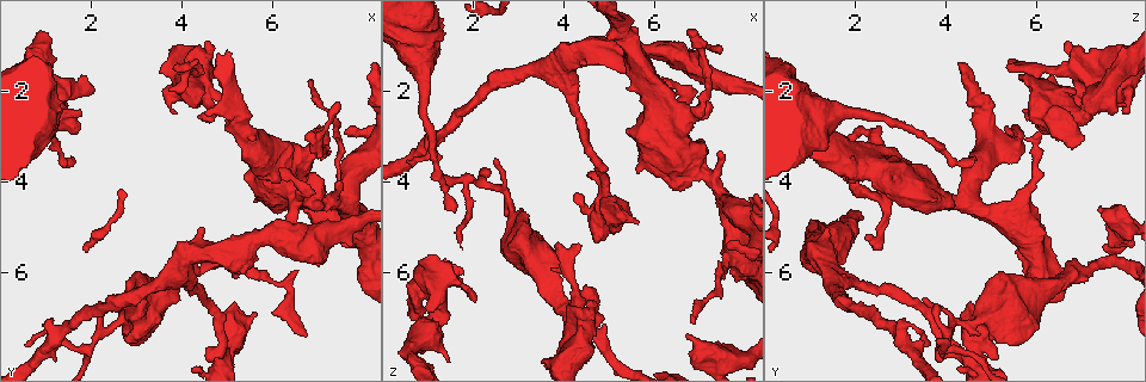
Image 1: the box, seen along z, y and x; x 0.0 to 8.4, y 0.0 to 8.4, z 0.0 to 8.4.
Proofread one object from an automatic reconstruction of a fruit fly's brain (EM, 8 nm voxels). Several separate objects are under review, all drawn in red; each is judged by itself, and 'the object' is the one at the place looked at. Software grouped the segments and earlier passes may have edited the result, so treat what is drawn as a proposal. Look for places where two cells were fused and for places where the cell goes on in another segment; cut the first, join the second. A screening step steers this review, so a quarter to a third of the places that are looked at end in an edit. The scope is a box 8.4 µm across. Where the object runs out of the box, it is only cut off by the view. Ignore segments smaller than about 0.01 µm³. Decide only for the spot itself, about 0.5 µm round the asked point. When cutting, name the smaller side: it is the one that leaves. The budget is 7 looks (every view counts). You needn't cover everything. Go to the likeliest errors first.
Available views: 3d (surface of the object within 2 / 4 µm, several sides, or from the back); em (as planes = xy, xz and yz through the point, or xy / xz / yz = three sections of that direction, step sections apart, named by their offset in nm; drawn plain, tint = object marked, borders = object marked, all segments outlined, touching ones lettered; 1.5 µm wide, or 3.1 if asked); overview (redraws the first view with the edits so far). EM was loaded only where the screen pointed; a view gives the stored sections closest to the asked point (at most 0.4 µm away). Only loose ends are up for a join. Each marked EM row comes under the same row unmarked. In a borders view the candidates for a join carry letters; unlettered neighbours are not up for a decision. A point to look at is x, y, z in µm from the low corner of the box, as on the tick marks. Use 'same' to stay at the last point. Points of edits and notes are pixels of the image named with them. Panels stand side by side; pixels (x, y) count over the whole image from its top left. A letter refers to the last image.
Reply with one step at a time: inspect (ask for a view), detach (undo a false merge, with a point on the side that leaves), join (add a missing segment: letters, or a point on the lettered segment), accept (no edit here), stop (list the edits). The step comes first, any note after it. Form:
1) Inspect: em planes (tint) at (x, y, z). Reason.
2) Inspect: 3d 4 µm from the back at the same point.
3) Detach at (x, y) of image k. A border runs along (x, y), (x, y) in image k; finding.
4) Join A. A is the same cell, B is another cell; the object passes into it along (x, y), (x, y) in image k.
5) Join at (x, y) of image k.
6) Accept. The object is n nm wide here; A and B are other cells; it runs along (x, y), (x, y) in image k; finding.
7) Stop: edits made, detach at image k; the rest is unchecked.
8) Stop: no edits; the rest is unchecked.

Inspect: em planes (borders) at (6.95, 1.85, 7.15). Long arm stops here.

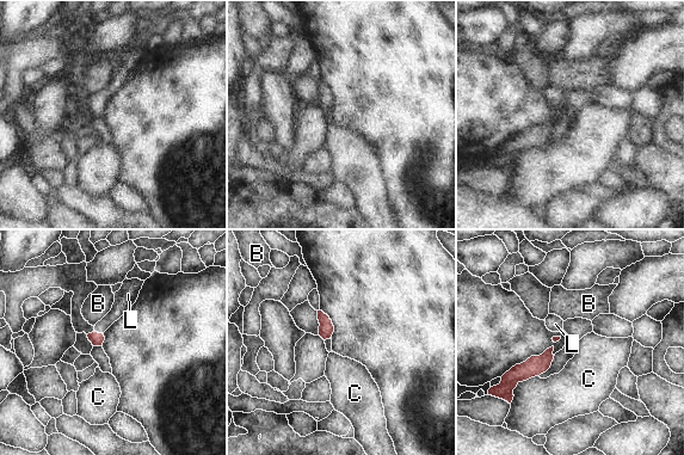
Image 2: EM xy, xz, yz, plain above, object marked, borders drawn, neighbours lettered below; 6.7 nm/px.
Join L. L is the same cell, B and C are other cells; the object passes into it along (97, 339), (97, 332), (121, 305) in image 2; it goes on there.

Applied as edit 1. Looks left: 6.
Inspect: overview. Redraw.

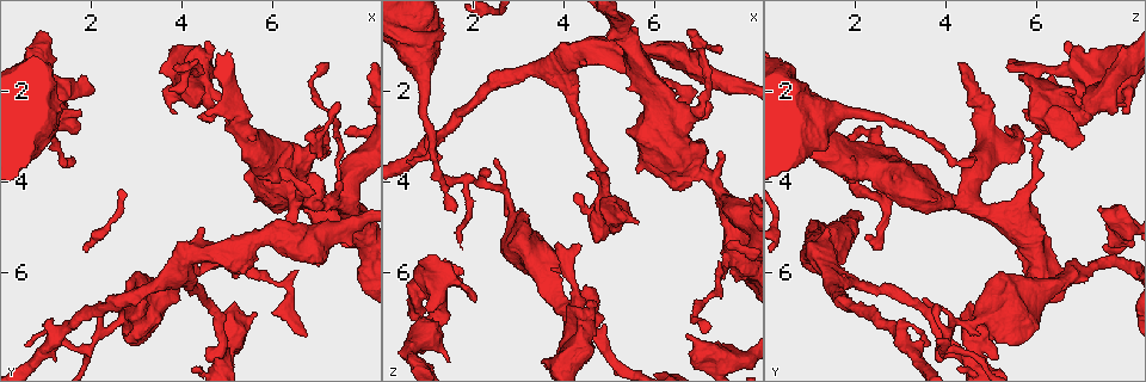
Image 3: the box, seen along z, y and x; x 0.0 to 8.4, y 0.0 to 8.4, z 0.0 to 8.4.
Inspect: em planes (borders) at (4.55, 0.90, 6.65). Free end.

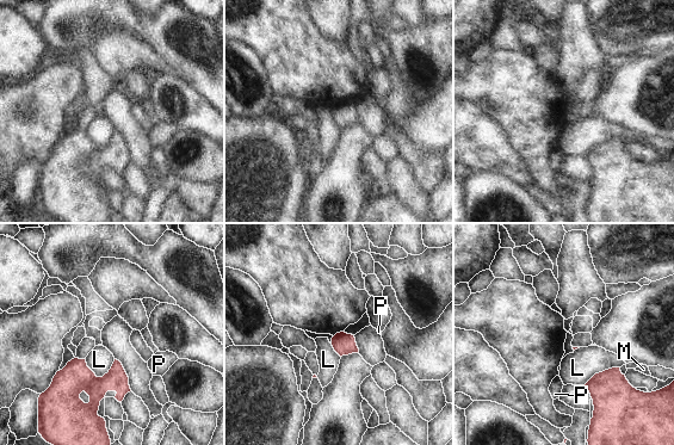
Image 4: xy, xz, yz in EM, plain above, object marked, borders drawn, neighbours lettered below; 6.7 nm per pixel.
Accept. L, M and P are other cells; a border runs along (115, 359), (101, 376), (85, 362) in image 4; none of them fits.

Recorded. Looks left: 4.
Inspect: 3d 4 µm at (1.60, 3.50, 4.60). Thin end.

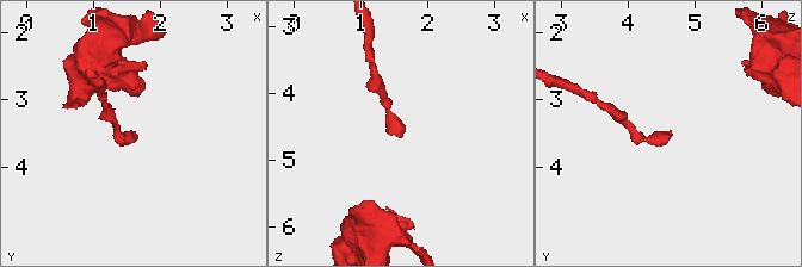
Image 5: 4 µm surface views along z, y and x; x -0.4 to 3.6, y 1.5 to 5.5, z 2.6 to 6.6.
Inspect: em yz step 4 (borders) at (1.65, 3.50, 4.65). Shape alone is not enough.

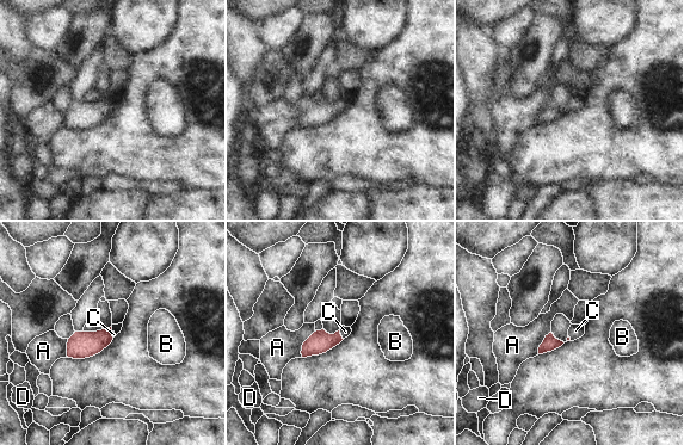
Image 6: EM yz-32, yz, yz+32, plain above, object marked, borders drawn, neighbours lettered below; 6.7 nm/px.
Join C. The object is 110 nm wide here; C is the same cell, A, B and D are other cells; the object passes into it along (320, 341), (340, 334), (345, 332) in image 6; it goes on there.

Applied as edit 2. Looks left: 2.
Stop: edits made, join at image 2, join at image 6; the rest is unchecked.

